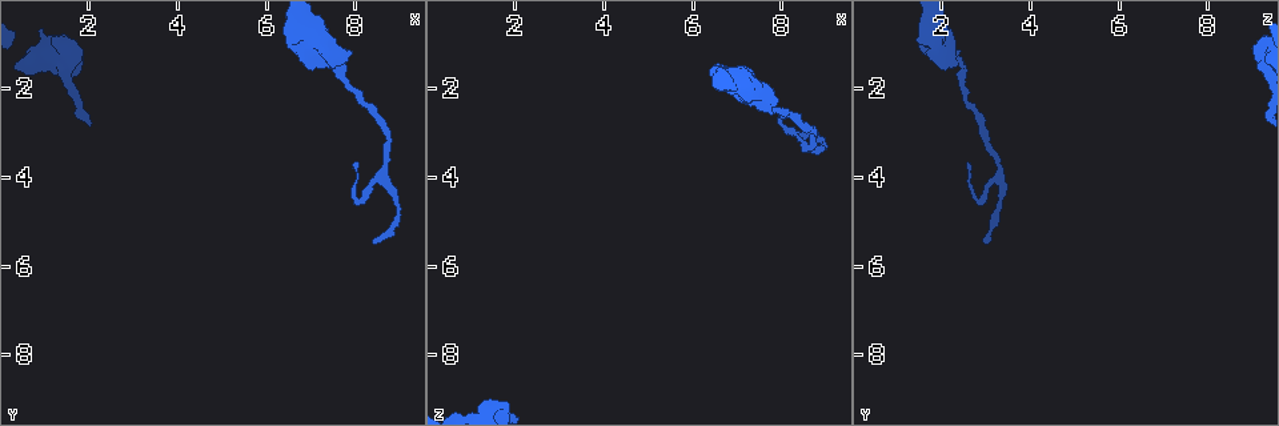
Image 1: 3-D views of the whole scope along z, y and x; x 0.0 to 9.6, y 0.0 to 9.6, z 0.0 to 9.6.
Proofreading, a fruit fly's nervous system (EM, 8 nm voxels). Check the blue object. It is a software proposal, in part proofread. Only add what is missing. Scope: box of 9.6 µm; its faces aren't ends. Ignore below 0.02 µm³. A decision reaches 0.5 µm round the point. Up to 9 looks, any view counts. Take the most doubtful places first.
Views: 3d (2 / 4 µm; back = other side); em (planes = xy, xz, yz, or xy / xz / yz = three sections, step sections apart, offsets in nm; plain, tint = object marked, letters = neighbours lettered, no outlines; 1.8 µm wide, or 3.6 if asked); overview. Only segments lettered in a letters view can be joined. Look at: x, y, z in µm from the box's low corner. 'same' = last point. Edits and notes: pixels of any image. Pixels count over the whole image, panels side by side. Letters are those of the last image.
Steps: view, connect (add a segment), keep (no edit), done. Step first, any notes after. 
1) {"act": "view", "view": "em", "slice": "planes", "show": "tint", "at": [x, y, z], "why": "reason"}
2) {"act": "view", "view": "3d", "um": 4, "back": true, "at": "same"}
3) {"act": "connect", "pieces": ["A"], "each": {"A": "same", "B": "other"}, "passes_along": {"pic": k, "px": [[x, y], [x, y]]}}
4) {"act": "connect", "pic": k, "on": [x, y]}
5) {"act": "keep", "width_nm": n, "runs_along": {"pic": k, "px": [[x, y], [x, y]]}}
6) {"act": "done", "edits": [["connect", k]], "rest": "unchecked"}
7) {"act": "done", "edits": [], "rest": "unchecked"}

{"act": "view", "view": "3d", "um": 2, "back": true, "at": [8.45, 5.45, 2.95], "why": "thin end"}

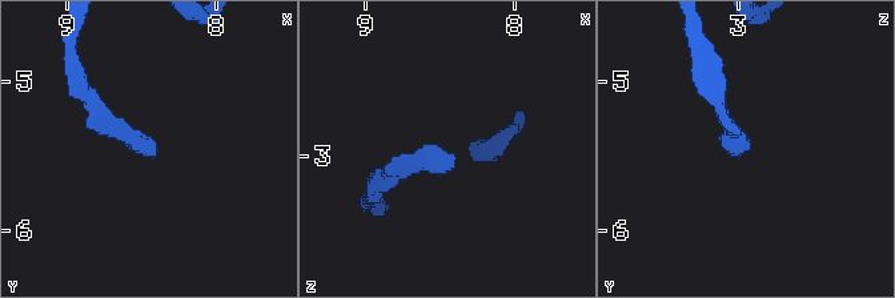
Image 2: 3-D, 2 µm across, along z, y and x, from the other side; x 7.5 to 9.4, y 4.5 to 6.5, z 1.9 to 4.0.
{"act": "view", "view": "em", "um": 3.6, "slice": "planes", "show": "letters", "at": [8.42, 5.50, 3.00], "why": "need the tissue"}

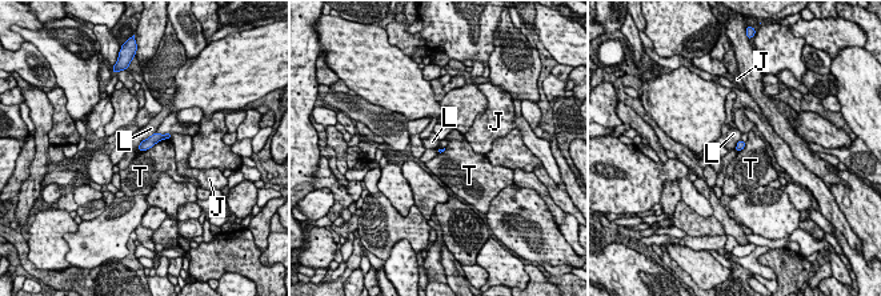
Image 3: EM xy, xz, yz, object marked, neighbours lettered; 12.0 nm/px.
{"act": "keep", "each": {"J": "other", "L": "other", "T": "other"}, "border": {"pic": 3, "px": [[168, 138], [156, 142], [140, 152]]}, "found": "none of them fits"}

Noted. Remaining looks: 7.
{"act": "view", "view": "3d", "um": 2, "at": [7.95, 3.70, 2.60]}

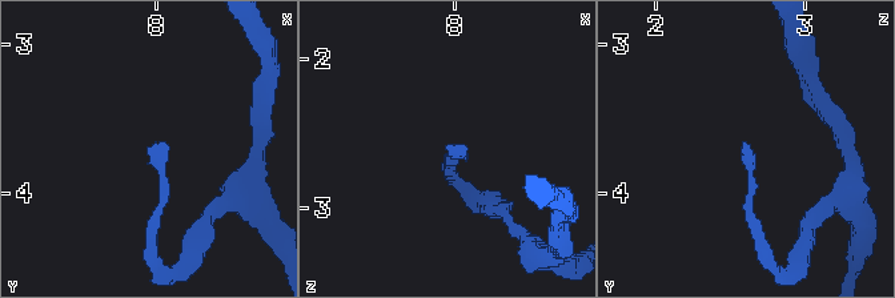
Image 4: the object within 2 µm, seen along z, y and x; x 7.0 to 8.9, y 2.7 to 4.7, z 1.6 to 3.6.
{"act": "view", "view": "em", "slice": "planes", "show": "plain", "at": [7.98, 3.66, 2.56]}

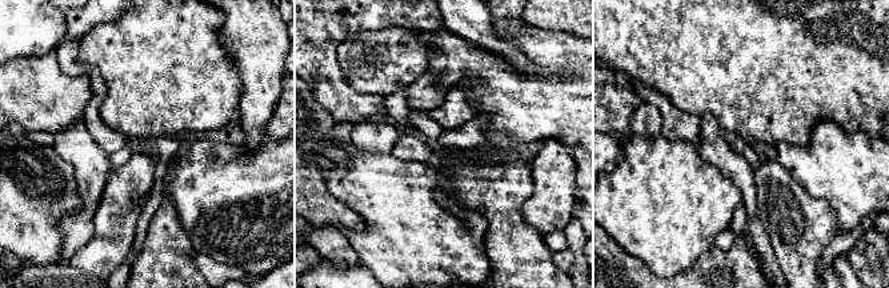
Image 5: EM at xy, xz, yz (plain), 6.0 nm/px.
{"act": "view", "view": "em", "slice": "planes", "show": "letters", "at": "same"}

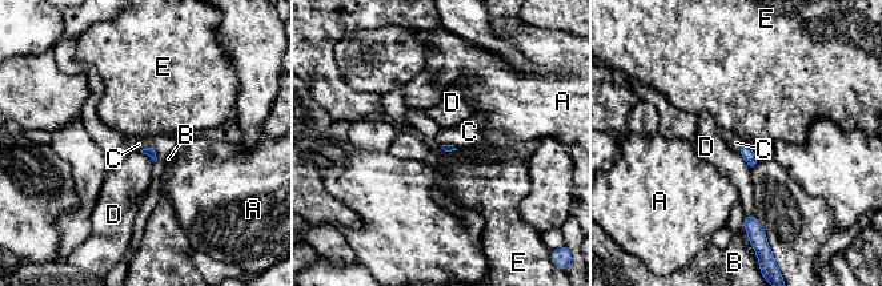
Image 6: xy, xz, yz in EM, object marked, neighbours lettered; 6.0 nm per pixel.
{"act": "keep", "each": {"A": "other", "B": "other", "C": "other", "D": "other", "E": "other"}, "border": {"pic": 6, "px": [[140, 149], [152, 146], [156, 161]]}, "found": "none of them fits"}

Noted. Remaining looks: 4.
{"act": "view", "view": "3d", "um": 2, "at": [6.35, 0.65, 1.60]}

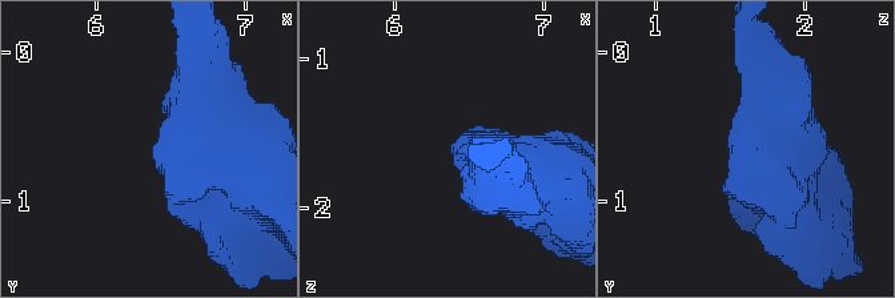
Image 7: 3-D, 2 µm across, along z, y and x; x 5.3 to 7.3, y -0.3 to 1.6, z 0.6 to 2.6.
{"act": "view", "view": "em", "slice": "yz", "step": 8, "show": "letters", "at": [6.42, 0.62, 1.66], "why": "shape alone is not enough"}

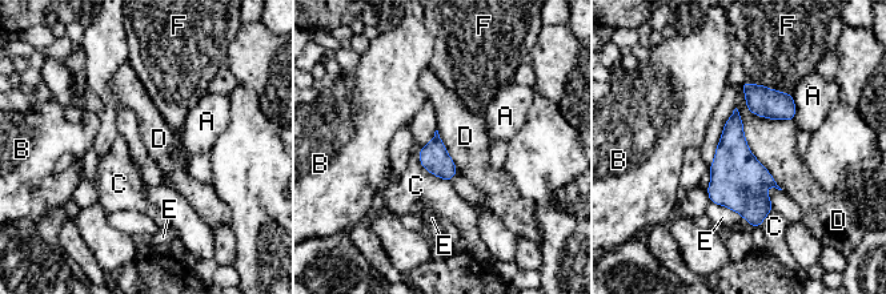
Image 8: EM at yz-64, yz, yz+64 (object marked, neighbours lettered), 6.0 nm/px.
{"act": "view", "view": "em", "slice": "xy", "step": 16, "show": "letters", "at": "same"}

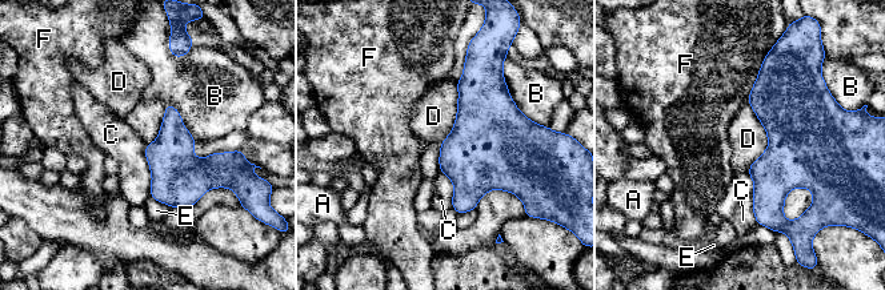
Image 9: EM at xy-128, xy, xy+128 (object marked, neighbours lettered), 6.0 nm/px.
{"act": "keep", "each": {"A": "other", "B": "other", "C": "other", "D": "other", "E": "other", "F": "other"}, "found": "none of them fits"}

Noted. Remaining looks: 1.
{"act": "done", "edits": [], "rest": "unchecked"}

